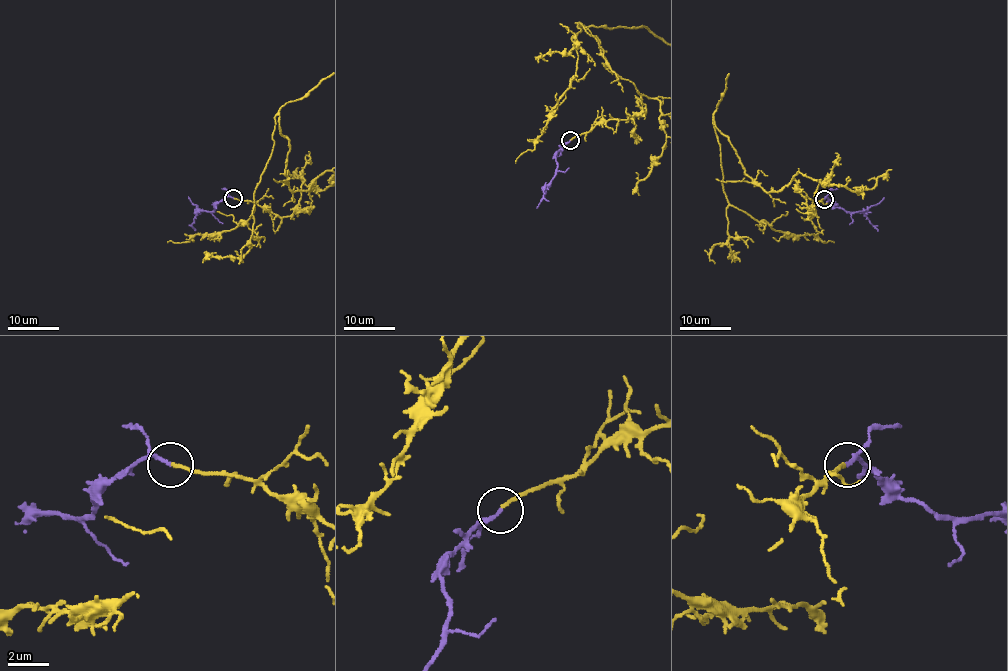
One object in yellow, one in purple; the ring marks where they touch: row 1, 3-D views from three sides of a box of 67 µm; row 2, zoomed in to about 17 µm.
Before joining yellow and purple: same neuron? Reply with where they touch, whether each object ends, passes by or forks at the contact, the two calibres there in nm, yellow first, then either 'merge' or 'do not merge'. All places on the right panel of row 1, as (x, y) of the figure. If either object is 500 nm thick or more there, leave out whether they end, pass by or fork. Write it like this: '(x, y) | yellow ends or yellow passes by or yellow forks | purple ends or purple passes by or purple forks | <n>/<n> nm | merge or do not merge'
(824, 199) | yellow ends | purple ends | 160/190 nm | merge

